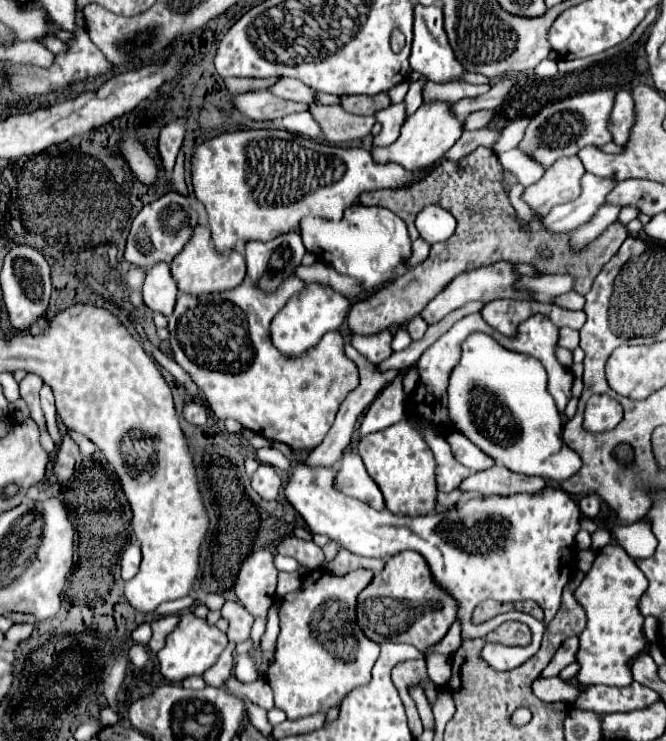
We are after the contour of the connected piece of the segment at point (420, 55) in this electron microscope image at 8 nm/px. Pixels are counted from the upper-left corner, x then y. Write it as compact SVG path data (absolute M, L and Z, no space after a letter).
M415 6L415 22L413 22L413 50L409 56L409 64L419 74L427 76L431 82L451 82L455 76L463 72L463 66L457 62L445 28L443 28L443 10L441 6Z

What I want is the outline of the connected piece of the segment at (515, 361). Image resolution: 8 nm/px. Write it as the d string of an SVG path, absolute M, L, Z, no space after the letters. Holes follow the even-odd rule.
M473 332L461 344L461 360L449 374L447 412L453 428L481 448L495 464L517 474L543 476L549 482L561 482L581 468L581 458L575 452L561 452L561 416L547 392L547 372L533 356L505 350L495 338L483 332ZM477 394L497 396L507 408L505 418L493 418L493 428L477 426L471 416L471 400Z

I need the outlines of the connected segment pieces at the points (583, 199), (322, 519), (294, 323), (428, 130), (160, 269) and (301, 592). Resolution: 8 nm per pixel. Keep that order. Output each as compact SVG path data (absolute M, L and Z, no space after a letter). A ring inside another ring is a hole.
M587 172L581 180L581 188L583 188L581 196L567 204L555 206L543 218L545 228L553 232L563 232L589 222L595 216L595 212L605 204L607 196L613 192L615 186L617 186L615 178L601 178Z
M305 460L295 462L291 468L291 476L289 476L289 482L285 488L285 498L301 514L301 518L307 522L307 526L313 534L317 534L317 532L327 534L329 538L337 540L343 548L347 548L359 556L369 556L369 558L387 558L387 556L395 556L403 550L419 552L427 560L435 582L439 586L443 586L449 594L453 594L453 598L457 598L457 602L459 602L457 618L463 620L462 639L482 638L489 633L489 630L493 630L509 620L527 624L532 634L529 648L515 650L515 648L503 646L497 652L493 652L491 656L487 656L487 658L501 658L501 660L497 660L497 664L491 664L491 666L495 666L495 668L501 666L501 670L507 672L507 670L513 670L513 668L525 664L539 650L546 625L553 620L555 612L559 610L561 590L569 580L565 572L569 572L571 568L565 568L565 566L569 566L569 558L565 562L565 556L573 558L573 570L575 570L575 552L571 548L575 542L575 534L579 532L581 512L567 492L563 492L555 486L547 486L545 492L535 494L535 496L513 494L509 498L475 498L475 500L469 500L467 504L461 504L457 508L441 510L439 514L411 518L411 516L391 514L389 510L379 512L357 498L345 496L343 492L339 492L335 488L335 476L337 476L335 468L325 468L325 466L313 468ZM487 598L493 598L499 602L535 600L544 610L544 620L539 621L529 614L512 610L501 614L500 619L491 619L483 624L475 625L471 622L471 614L473 614L475 606Z
M309 282L309 284L305 284L305 288L301 292L293 294L287 300L287 304L275 314L275 318L271 322L273 346L287 358L301 356L303 352L313 348L321 340L323 334L327 334L331 330L339 330L339 326L347 318L349 308L351 308L351 300L347 296L335 292L327 284Z
M431 100L419 106L415 114L407 118L401 128L401 136L391 146L377 146L371 150L377 162L397 162L407 170L423 170L435 164L463 134L463 120L457 118L451 110L451 102Z
M159 262L147 270L143 284L143 302L149 310L169 316L177 298L177 284L169 272L169 264Z
M313 570L303 576L303 584L297 592L287 594L281 600L281 634L277 640L275 658L265 672L265 680L275 694L275 708L283 710L289 720L297 720L315 712L327 712L331 706L339 704L355 686L363 686L365 682L369 682L371 668L379 658L379 644L369 640L357 626L357 596L369 586L371 580L373 572L369 570L353 570L345 576Z

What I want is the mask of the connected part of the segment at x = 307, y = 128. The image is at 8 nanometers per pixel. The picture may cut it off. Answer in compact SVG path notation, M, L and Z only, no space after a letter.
M301 112L301 114L289 114L287 118L283 118L283 128L289 130L291 134L299 134L299 136L307 136L311 140L323 142L325 134L321 130L321 126L313 120L311 112Z

